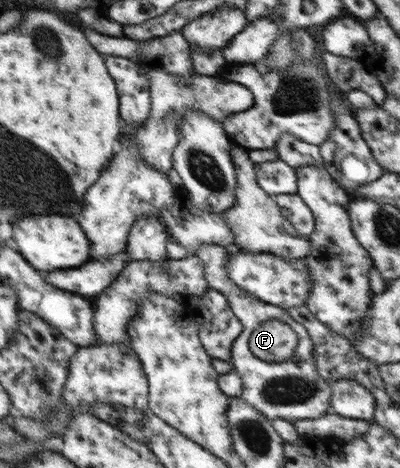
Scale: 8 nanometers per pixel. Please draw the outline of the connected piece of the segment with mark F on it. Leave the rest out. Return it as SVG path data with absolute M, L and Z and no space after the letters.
M203 246L189 254L195 255L202 262L204 281L208 288L220 292L226 298L231 313L241 323L242 331L231 345L229 360L232 371L241 379L240 400L258 409L267 420L272 422L274 419L282 419L290 423L295 420L318 419L321 415L330 412L330 385L318 375L313 357L313 343L305 326L291 318L285 309L255 298L232 282L226 273L229 253L221 246Z

